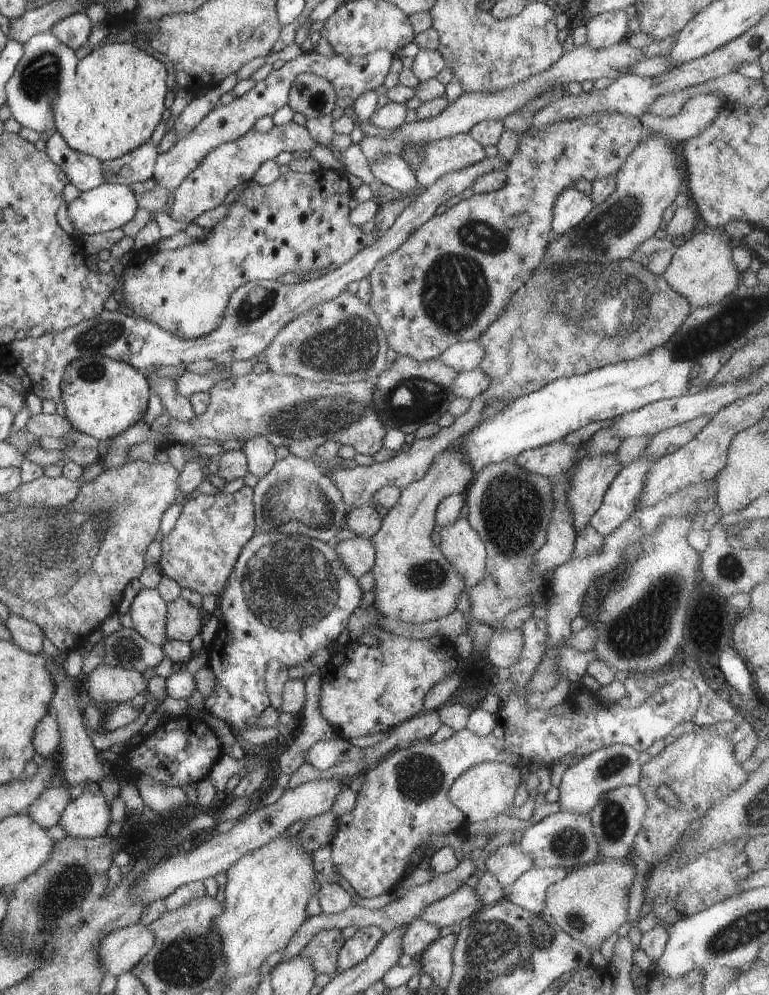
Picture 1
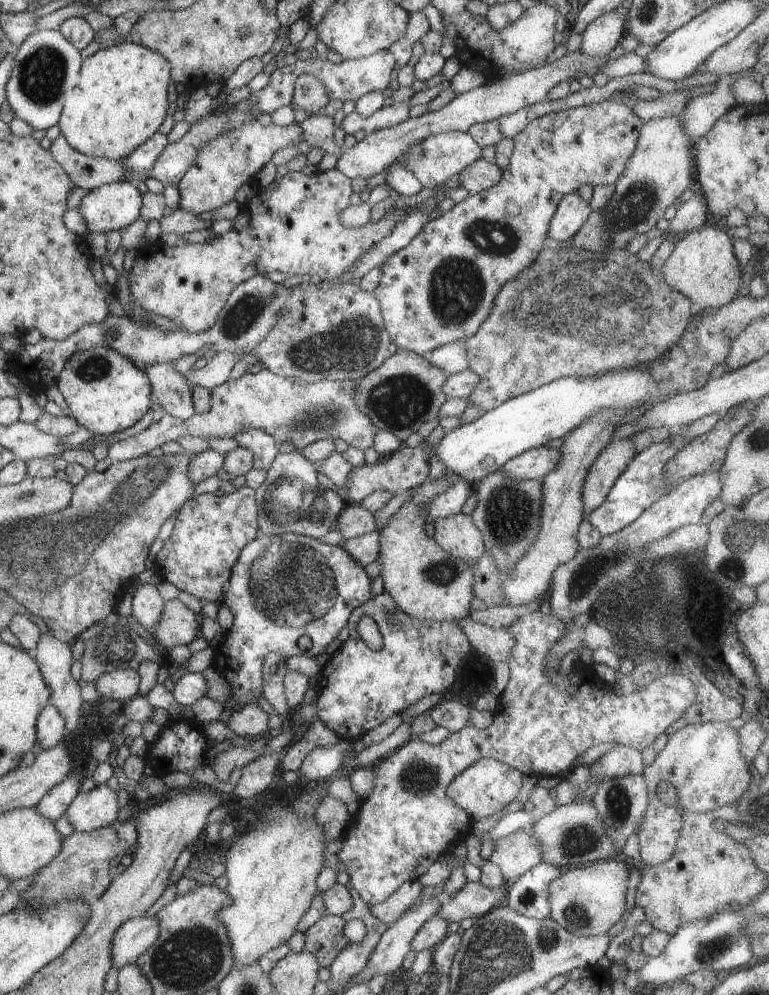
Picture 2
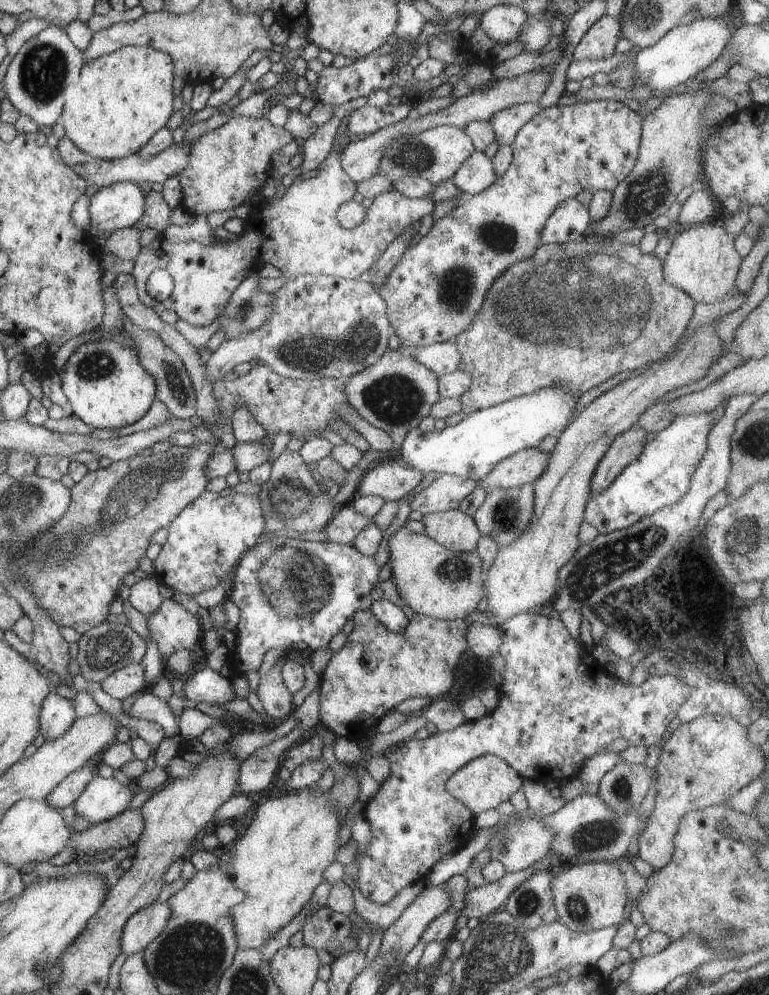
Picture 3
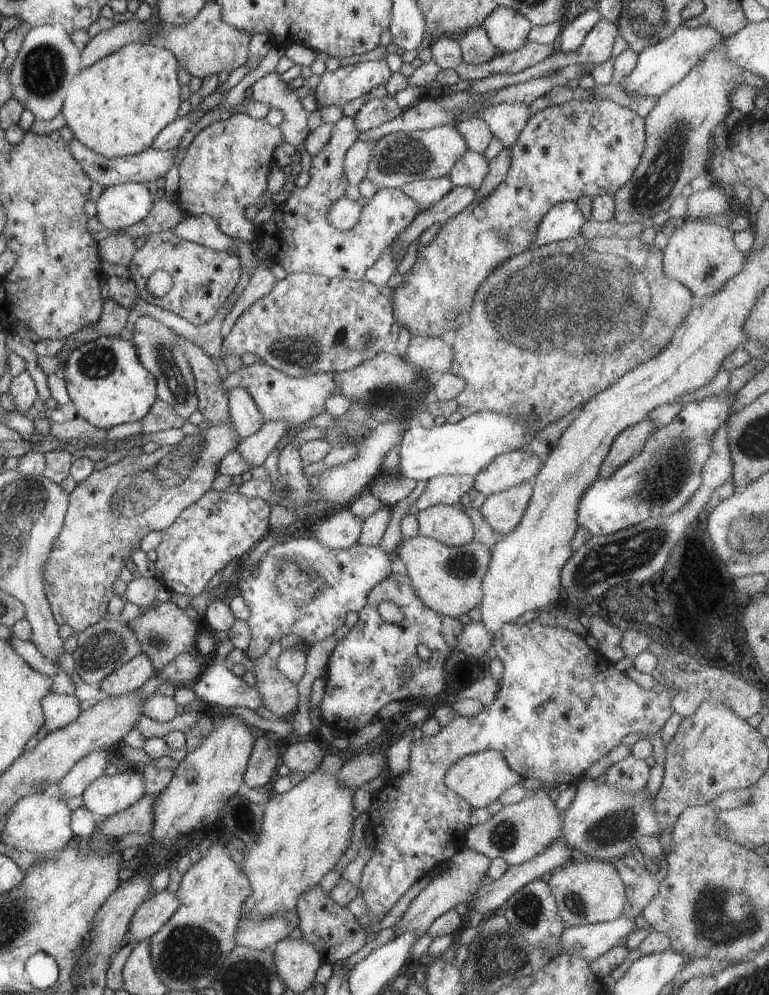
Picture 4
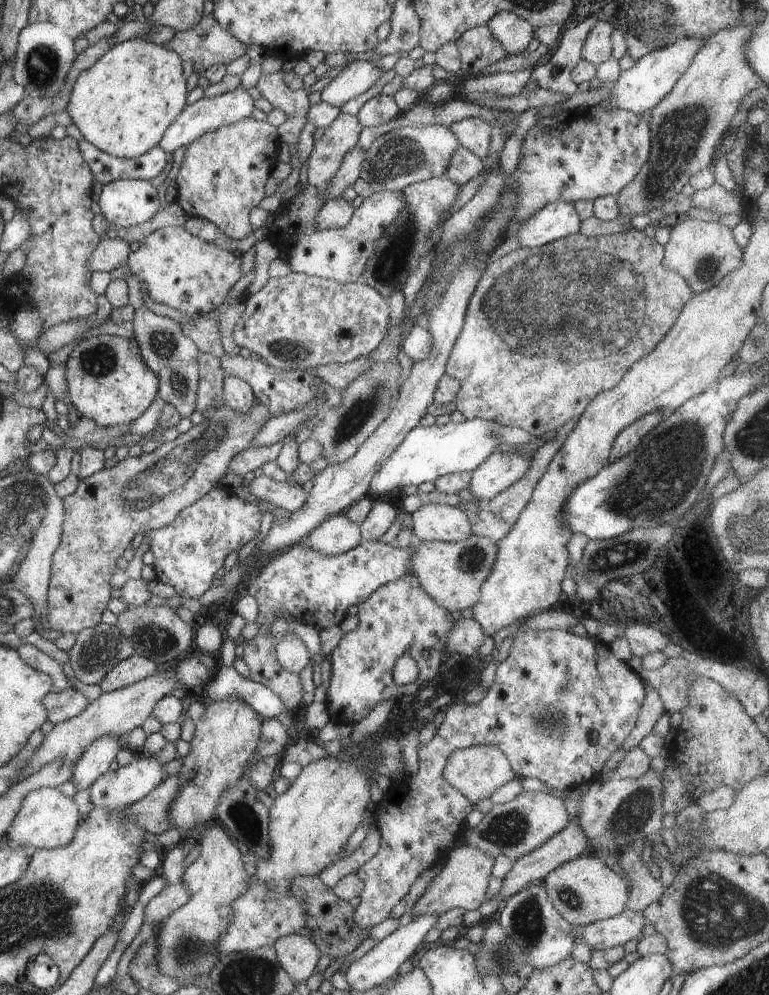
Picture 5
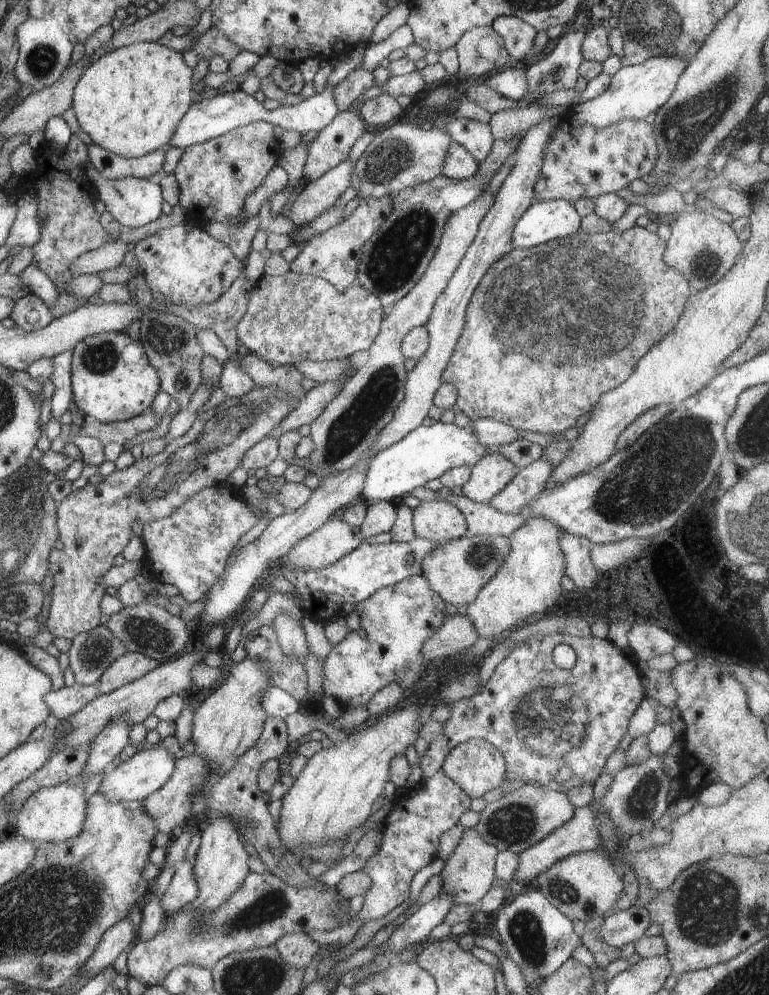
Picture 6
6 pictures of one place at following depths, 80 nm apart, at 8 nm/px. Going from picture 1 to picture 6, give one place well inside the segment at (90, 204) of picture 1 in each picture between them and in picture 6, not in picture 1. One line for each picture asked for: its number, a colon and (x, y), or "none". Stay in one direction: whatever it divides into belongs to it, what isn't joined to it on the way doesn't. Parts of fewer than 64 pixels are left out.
2: (113, 206)
3: (114, 207)
4: (120, 206)
5: (127, 202)
6: (133, 201)

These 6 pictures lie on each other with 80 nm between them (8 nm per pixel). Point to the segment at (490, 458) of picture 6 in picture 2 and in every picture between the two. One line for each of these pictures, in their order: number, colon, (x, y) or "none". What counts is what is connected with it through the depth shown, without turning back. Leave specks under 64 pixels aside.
2: (536, 463)
3: (526, 466)
4: (508, 470)
5: (500, 470)

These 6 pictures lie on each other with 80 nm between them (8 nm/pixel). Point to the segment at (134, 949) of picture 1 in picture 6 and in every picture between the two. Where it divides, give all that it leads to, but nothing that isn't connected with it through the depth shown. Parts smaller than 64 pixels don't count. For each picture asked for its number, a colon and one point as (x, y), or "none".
2: (137, 935)
3: (144, 926)
4: (152, 915)
5: (171, 898)
6: (183, 889)

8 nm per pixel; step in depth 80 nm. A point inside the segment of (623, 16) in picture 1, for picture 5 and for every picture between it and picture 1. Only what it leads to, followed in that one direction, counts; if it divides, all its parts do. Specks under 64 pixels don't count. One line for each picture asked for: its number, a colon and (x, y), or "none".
2: (600, 36)
3: (599, 42)
4: (597, 46)
5: (597, 48)

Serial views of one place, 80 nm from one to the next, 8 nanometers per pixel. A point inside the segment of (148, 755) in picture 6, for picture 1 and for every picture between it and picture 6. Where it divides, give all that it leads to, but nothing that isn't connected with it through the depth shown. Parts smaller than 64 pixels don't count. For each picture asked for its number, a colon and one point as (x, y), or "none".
1: (87, 817)
2: (95, 806)
3: (103, 798)
4: (107, 795)
5: (114, 790)

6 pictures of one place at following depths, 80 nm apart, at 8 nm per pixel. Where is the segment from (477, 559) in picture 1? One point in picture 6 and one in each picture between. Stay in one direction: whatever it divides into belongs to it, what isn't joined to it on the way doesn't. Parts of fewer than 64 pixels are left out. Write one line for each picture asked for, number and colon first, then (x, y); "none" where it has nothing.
2: (457, 534)
3: (455, 530)
4: (449, 524)
5: (432, 521)
6: (438, 521)

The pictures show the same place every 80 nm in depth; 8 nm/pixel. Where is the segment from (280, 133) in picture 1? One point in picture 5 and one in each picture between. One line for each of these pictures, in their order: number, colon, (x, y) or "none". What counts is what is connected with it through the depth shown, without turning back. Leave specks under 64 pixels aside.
2: (223, 164)
3: (226, 164)
4: (225, 168)
5: (221, 176)

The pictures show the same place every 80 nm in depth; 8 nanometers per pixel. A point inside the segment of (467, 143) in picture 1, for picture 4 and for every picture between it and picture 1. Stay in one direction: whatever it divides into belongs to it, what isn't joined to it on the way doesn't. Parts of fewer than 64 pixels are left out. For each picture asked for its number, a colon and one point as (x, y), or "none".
2: (434, 160)
3: (436, 154)
4: (398, 158)

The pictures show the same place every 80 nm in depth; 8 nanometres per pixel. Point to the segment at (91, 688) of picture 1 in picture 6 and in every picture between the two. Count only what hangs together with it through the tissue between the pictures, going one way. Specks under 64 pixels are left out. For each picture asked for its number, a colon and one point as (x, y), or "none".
2: (121, 684)
3: (128, 680)
4: (128, 678)
5: (134, 669)
6: (129, 667)

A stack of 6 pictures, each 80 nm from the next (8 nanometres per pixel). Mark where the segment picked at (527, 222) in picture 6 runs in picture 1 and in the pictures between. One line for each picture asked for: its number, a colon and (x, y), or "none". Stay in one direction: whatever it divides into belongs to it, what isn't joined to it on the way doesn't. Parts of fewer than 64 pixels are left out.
1: (572, 205)
2: (572, 211)
3: (567, 224)
4: (564, 221)
5: (557, 220)

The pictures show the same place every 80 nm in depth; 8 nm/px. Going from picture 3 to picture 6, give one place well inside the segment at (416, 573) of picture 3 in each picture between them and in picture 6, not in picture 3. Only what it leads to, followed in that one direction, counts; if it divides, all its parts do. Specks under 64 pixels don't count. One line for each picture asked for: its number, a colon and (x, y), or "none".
4: (448, 580)
5: (451, 574)
6: (458, 570)

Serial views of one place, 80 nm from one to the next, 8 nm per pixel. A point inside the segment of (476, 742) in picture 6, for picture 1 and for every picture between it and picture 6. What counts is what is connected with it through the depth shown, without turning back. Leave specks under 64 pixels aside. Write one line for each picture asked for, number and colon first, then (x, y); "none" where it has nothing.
1: (482, 792)
2: (486, 787)
3: (485, 782)
4: (480, 778)
5: (476, 771)

